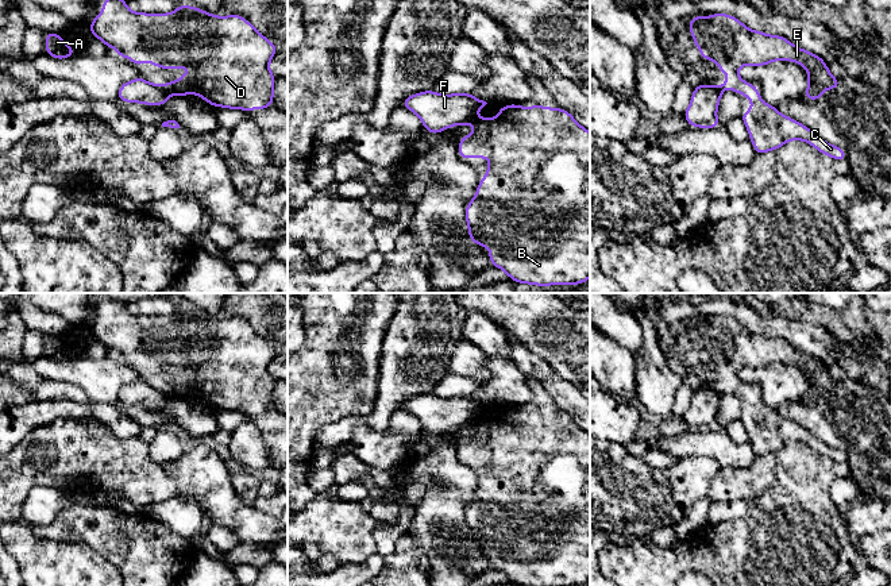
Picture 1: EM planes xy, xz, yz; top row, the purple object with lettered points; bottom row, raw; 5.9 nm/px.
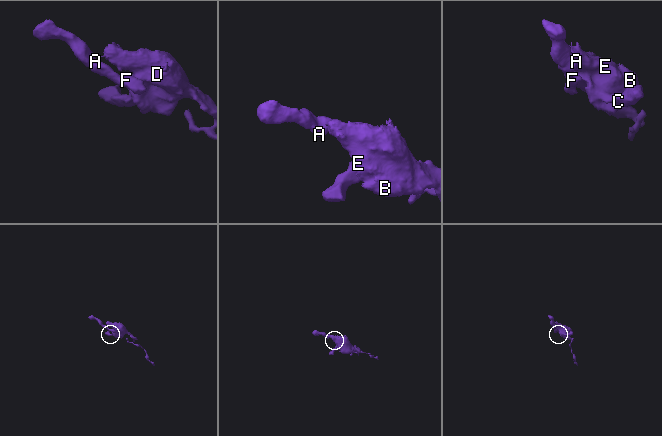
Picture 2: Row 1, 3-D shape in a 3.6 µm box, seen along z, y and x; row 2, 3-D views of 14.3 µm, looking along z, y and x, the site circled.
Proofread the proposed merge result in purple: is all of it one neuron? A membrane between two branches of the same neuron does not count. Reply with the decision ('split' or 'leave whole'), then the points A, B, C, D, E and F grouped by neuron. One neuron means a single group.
split | A F / B C D E

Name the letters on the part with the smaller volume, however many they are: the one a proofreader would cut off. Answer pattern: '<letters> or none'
A, F

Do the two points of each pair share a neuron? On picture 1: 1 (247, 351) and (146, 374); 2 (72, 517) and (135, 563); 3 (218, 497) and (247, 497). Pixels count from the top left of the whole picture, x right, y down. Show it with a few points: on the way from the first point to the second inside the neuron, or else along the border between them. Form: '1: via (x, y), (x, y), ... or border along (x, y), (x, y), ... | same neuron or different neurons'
1: via (222, 357), (172, 357) | same neuron
2: via (88, 528), (101, 529), (119, 547) | same neuron
3: border along (230, 474), (230, 482), (236, 496), (251, 507) | different neurons

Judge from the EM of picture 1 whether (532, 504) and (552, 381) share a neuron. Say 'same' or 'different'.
different

